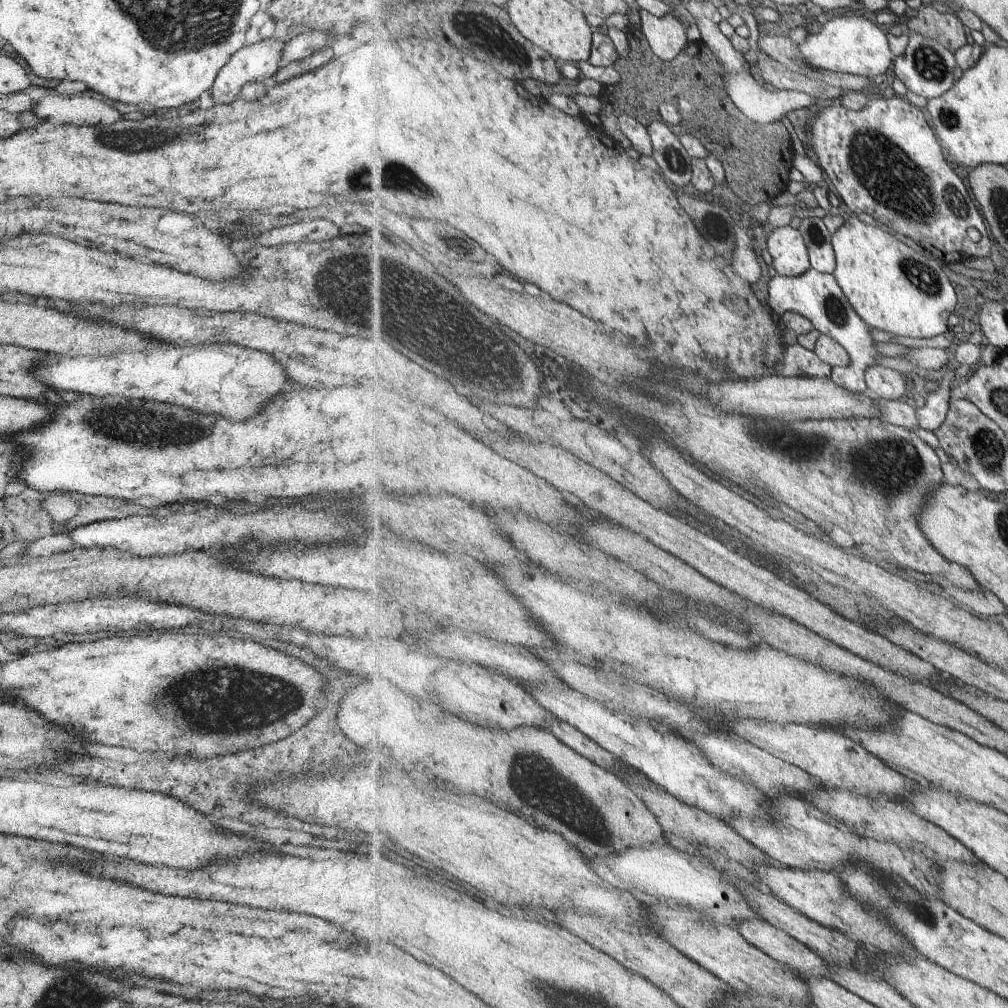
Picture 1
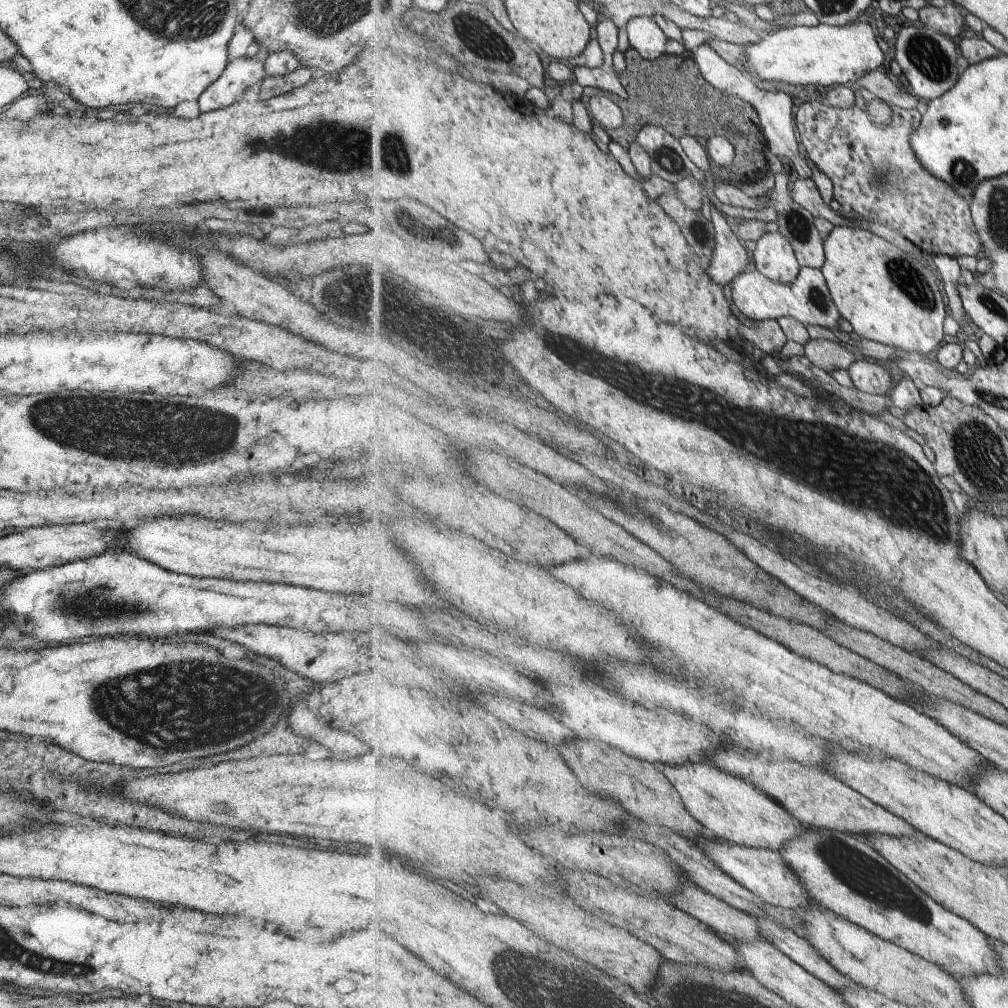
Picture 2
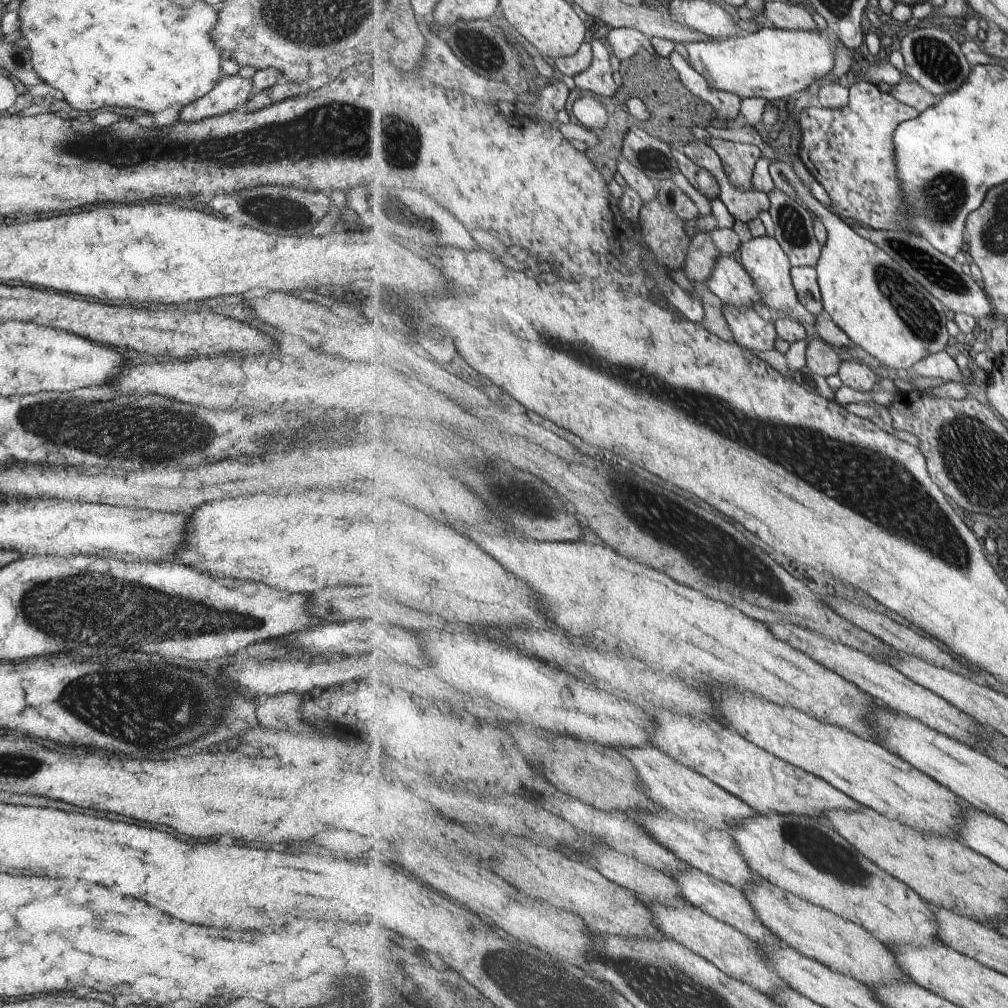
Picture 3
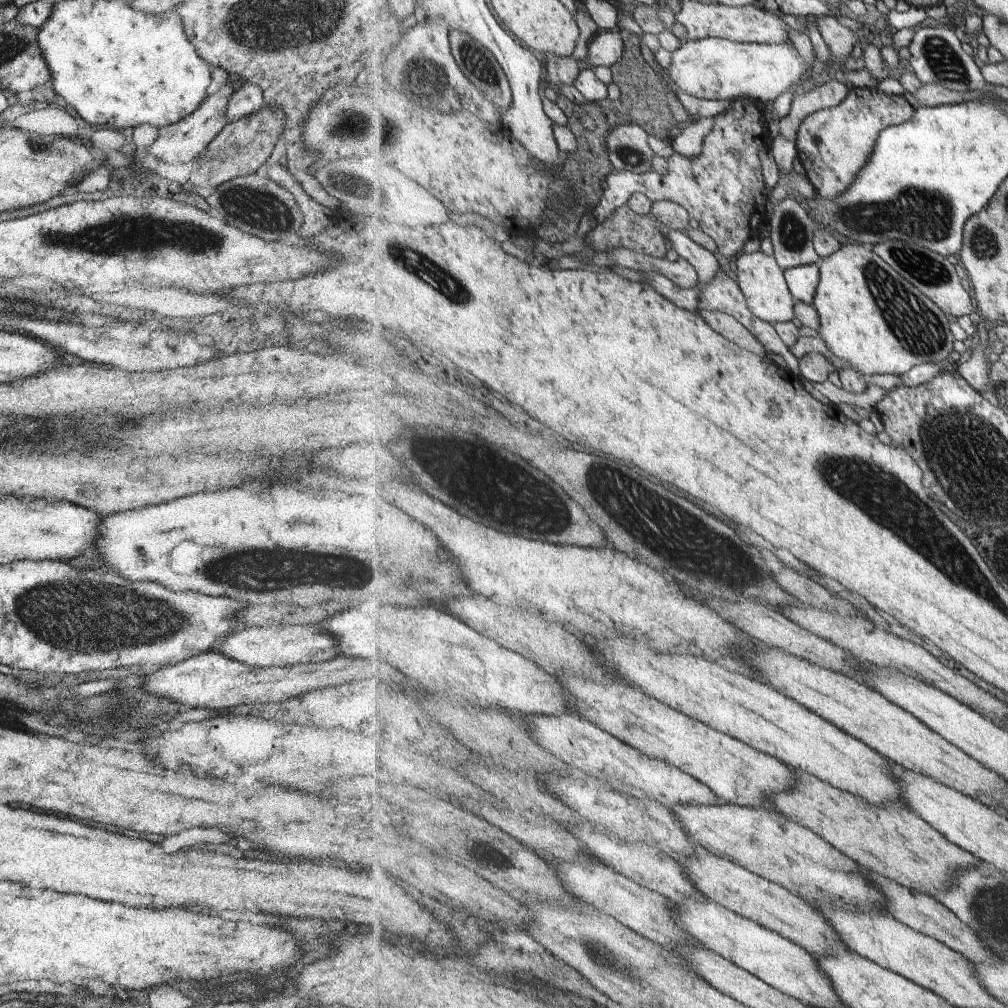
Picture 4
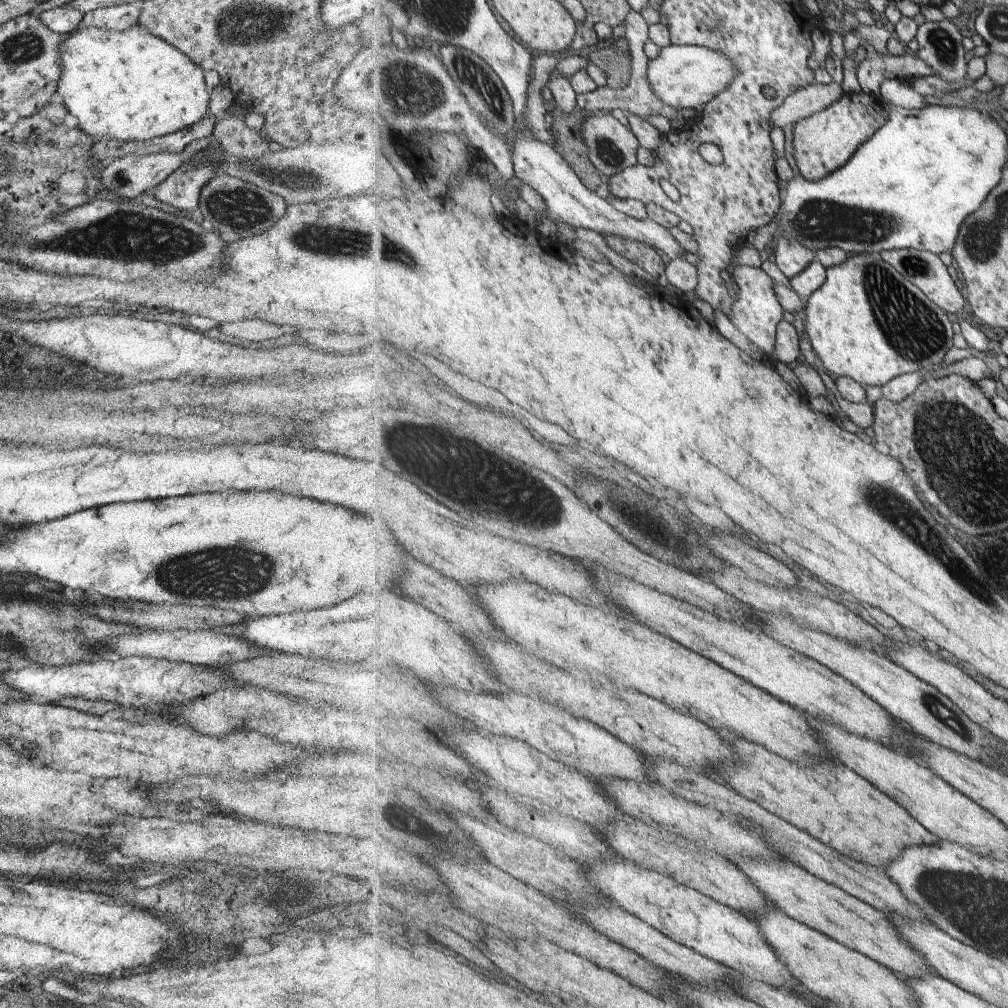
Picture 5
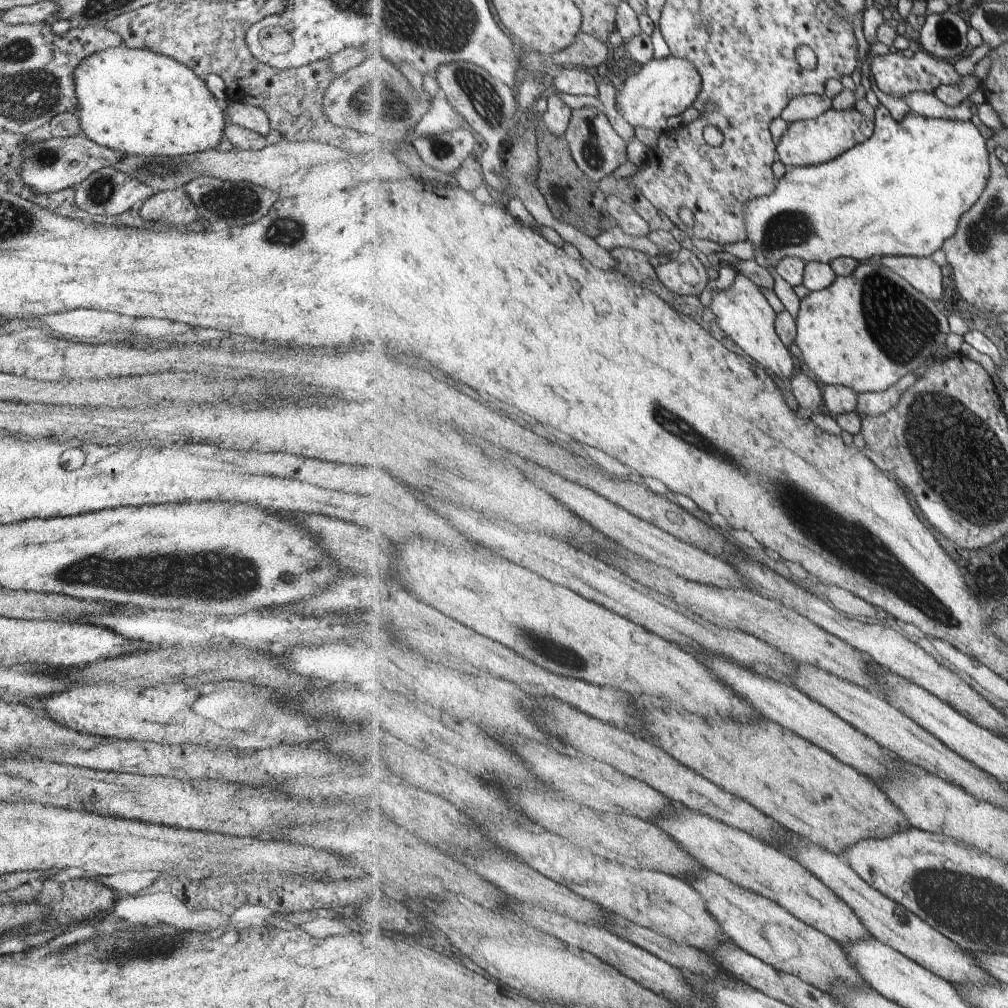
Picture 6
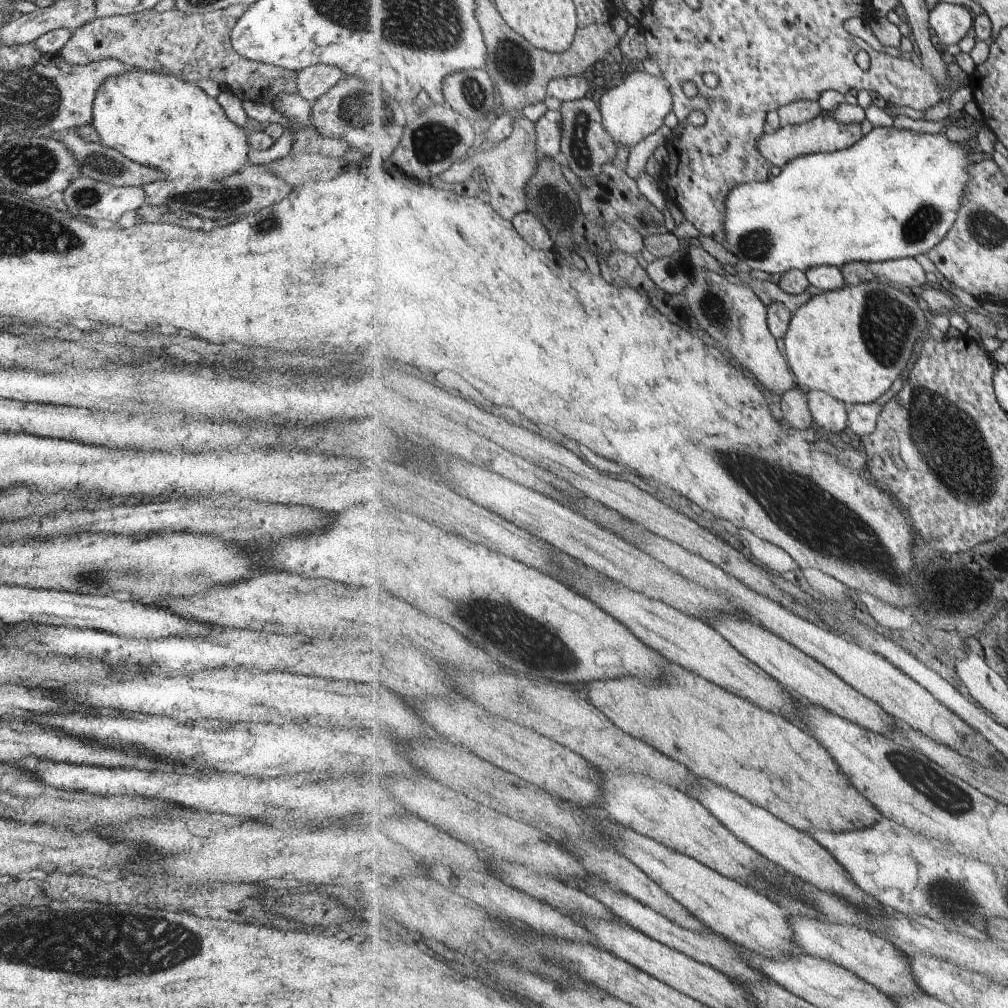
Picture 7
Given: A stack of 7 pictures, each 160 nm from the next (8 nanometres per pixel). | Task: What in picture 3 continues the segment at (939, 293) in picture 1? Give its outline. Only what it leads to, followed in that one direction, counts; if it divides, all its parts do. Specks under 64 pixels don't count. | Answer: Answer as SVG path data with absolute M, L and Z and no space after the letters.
M791 154L791 164L776 160L769 165L769 174L775 186L785 194L807 206L825 224L828 230L828 241L822 250L822 255L817 266L818 281L824 298L825 314L831 317L850 337L857 346L860 346L869 355L875 357L887 366L887 369L901 370L911 368L919 361L927 358L930 354L935 354L947 350L949 344L949 332L945 326L945 308L935 295L915 279L912 274L907 274L903 266L899 266L889 253L886 253L874 242L859 236L853 228L853 223L842 219L830 208L827 209L819 200L813 196L808 186L801 180L796 171L796 161L798 154Z

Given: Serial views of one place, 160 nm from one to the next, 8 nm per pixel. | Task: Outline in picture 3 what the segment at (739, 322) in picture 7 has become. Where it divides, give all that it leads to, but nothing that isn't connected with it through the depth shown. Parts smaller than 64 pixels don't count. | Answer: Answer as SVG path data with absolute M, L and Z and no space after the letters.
M753 237L749 242L743 243L740 249L741 264L750 272L756 284L757 301L769 308L785 312L792 319L797 319L808 328L815 324L815 315L799 302L794 279L792 278L792 265L788 252L781 246L776 237Z

